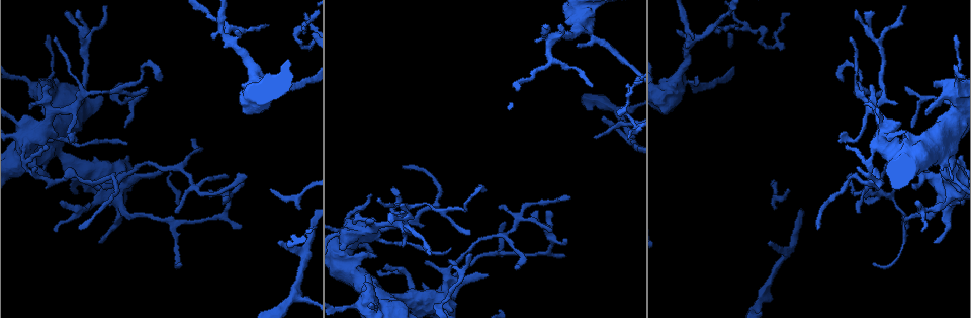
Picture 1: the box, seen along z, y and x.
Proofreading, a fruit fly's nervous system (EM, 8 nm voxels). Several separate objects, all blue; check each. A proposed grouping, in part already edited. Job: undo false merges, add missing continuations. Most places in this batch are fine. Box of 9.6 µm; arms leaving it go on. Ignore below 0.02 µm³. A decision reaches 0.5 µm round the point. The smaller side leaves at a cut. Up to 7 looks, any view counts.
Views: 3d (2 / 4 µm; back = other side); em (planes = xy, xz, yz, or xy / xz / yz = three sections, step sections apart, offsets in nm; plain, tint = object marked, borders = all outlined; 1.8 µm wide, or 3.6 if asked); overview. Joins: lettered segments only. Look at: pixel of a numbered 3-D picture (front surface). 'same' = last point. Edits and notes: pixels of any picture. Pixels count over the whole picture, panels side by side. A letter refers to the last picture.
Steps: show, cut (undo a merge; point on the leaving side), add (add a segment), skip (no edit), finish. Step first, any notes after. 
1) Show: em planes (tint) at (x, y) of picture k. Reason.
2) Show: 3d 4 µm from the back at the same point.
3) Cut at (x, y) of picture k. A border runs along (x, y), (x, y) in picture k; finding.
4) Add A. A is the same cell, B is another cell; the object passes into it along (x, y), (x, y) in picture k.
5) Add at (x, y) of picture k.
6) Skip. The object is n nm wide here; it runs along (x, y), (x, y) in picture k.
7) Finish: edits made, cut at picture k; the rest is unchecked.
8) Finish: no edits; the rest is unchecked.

Show: em xy step 16 (borders) at (692, 36) of picture 1. Free end.

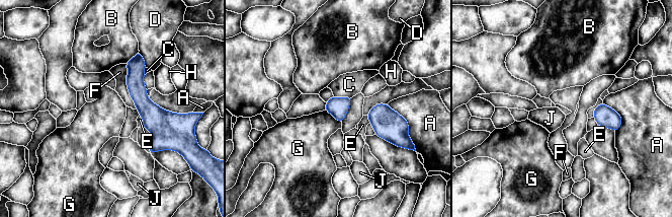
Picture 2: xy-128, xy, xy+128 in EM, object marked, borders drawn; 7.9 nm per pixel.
Show: em planes (borders) at the same point.

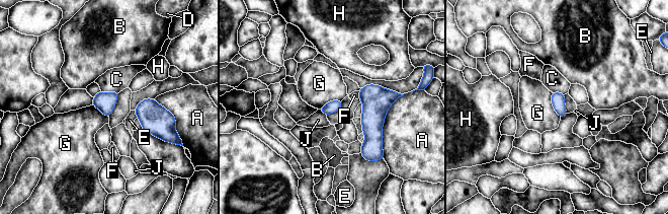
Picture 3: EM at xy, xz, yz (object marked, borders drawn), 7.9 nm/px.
Skip. A, B, C, D, E, F, G, H and J are other cells; a border runs along (551, 92), (552, 106), (560, 118) in picture 3; none of them fits.

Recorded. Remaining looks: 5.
Show: em 3.6 µm planes (borders) at (279, 242) of picture 1. Thin end.

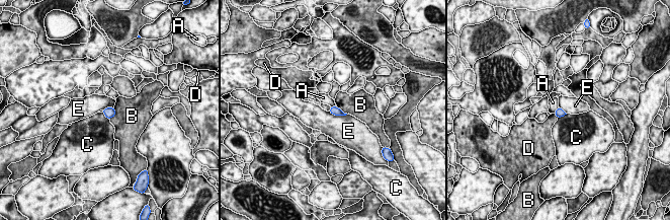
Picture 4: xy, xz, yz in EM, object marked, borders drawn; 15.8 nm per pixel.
Skip. A, B, C, D and E are other cells; a border runs along (329, 112), (334, 115), (346, 115) in picture 4; no lettered segment goes on from it.

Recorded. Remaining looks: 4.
Show: 3d 4 µm at (927, 113) of picture 1. Branch stops here.

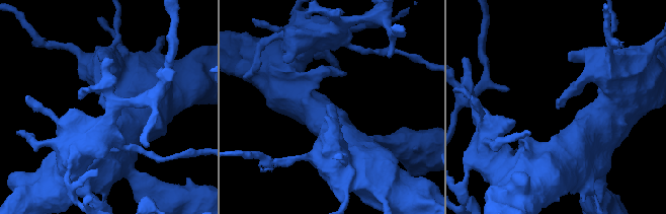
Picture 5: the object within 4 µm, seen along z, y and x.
Show: em planes (borders) at (102, 106) of picture 5.

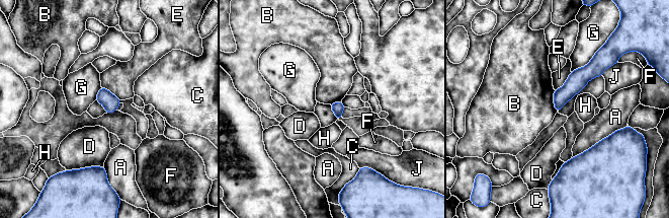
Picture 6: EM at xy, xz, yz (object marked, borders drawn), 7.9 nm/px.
Skip. A, B, C, D, E, F, G, H and J are other cells; a border runs along (553, 89), (553, 102), (557, 112) in picture 6; no lettered segment goes on from it.

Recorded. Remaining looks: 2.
Finish: no edits; the rest is unchecked.

